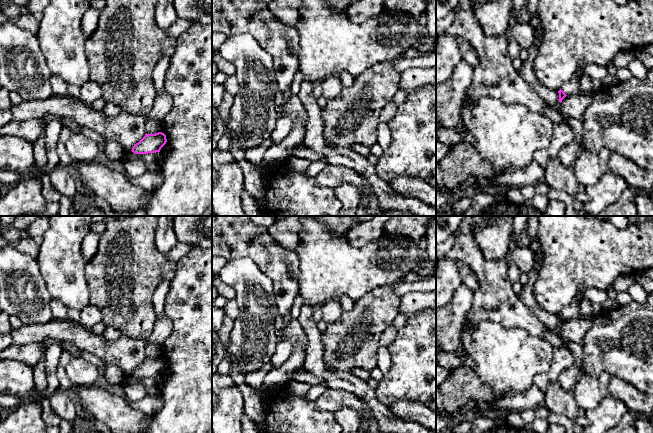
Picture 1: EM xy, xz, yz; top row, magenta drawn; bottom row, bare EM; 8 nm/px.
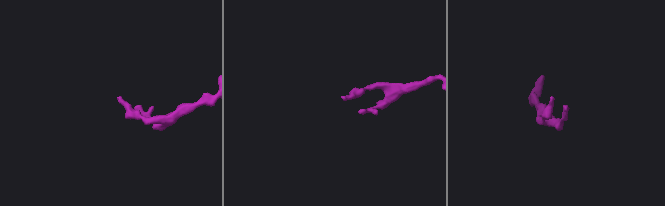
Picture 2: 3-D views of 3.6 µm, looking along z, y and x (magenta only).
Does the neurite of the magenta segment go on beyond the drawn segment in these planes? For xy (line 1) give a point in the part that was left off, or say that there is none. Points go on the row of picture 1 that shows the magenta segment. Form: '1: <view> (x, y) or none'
1: none

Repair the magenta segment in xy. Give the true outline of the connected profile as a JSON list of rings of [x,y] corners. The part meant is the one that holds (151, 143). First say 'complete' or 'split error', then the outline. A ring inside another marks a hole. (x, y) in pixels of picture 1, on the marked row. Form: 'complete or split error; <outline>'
complete; [[[162,132],[155,134],[145,134],[145,136],[136,143],[132,152],[135,154],[148,154],[160,152],[161,148],[166,144],[166,135]]]

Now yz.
split error; [[[581,76],[575,77],[562,85],[561,89],[558,91],[560,103],[566,96],[580,92],[580,78]]]

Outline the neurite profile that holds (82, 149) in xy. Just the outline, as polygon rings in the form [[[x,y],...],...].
[[[81,133],[73,134],[65,146],[74,162],[89,163],[100,159],[97,143]]]

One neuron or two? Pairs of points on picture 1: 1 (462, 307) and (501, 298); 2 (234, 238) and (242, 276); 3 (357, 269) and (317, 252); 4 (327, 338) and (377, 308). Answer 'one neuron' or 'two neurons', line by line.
1: two neurons
2: two neurons
3: one neuron
4: one neuron

